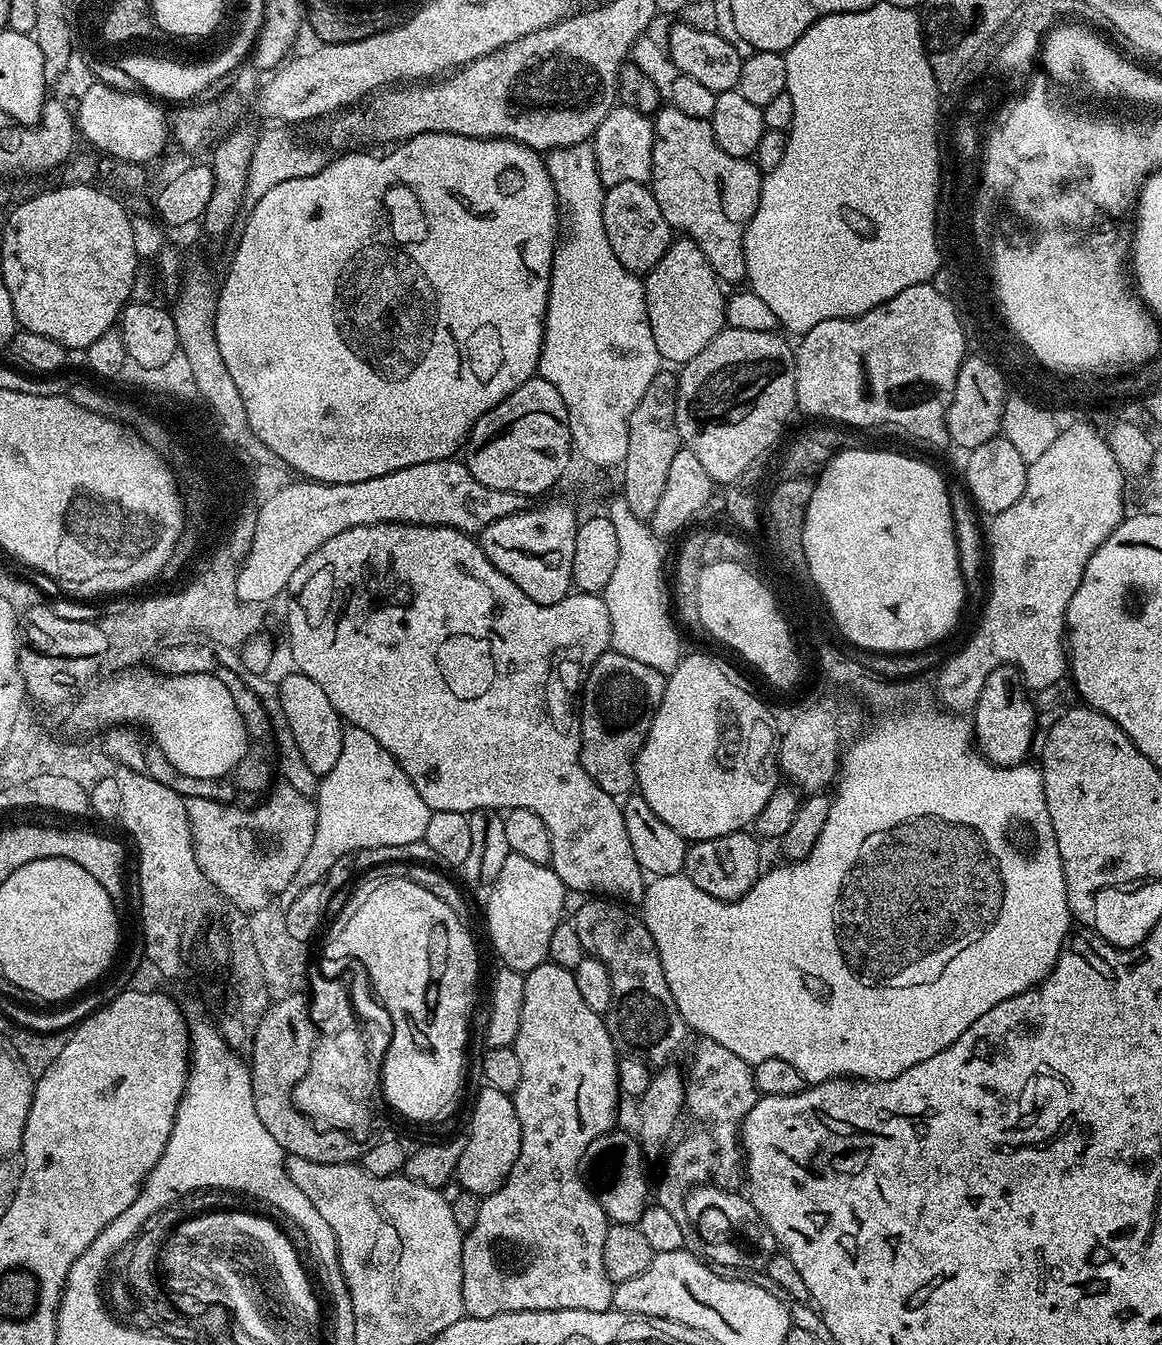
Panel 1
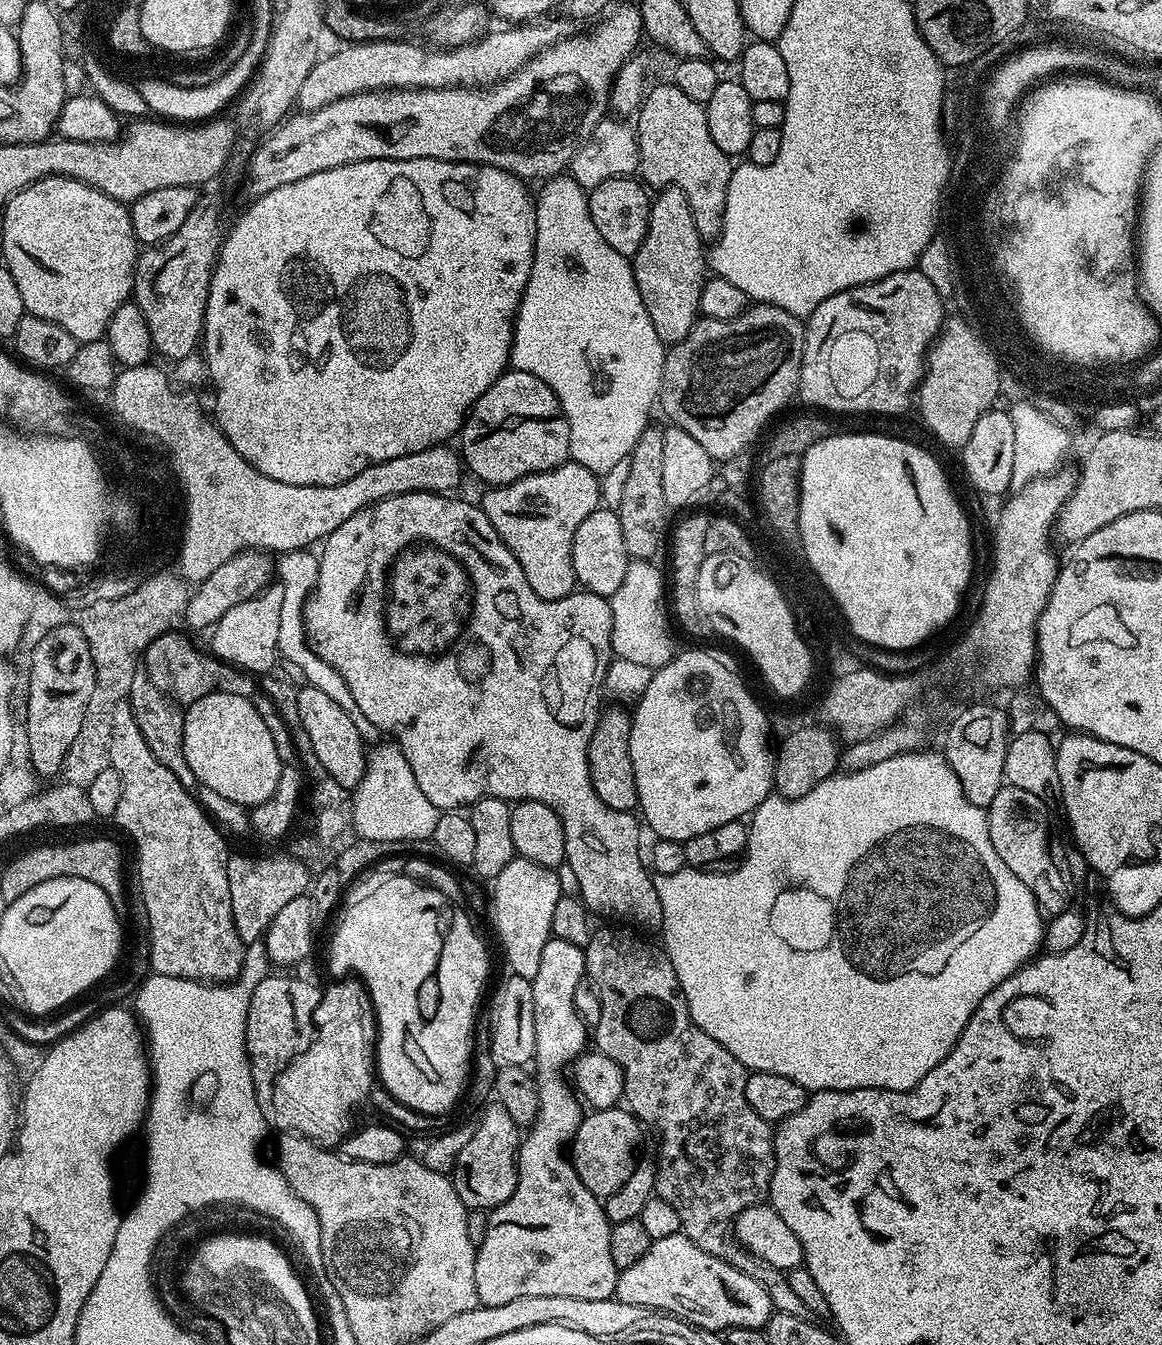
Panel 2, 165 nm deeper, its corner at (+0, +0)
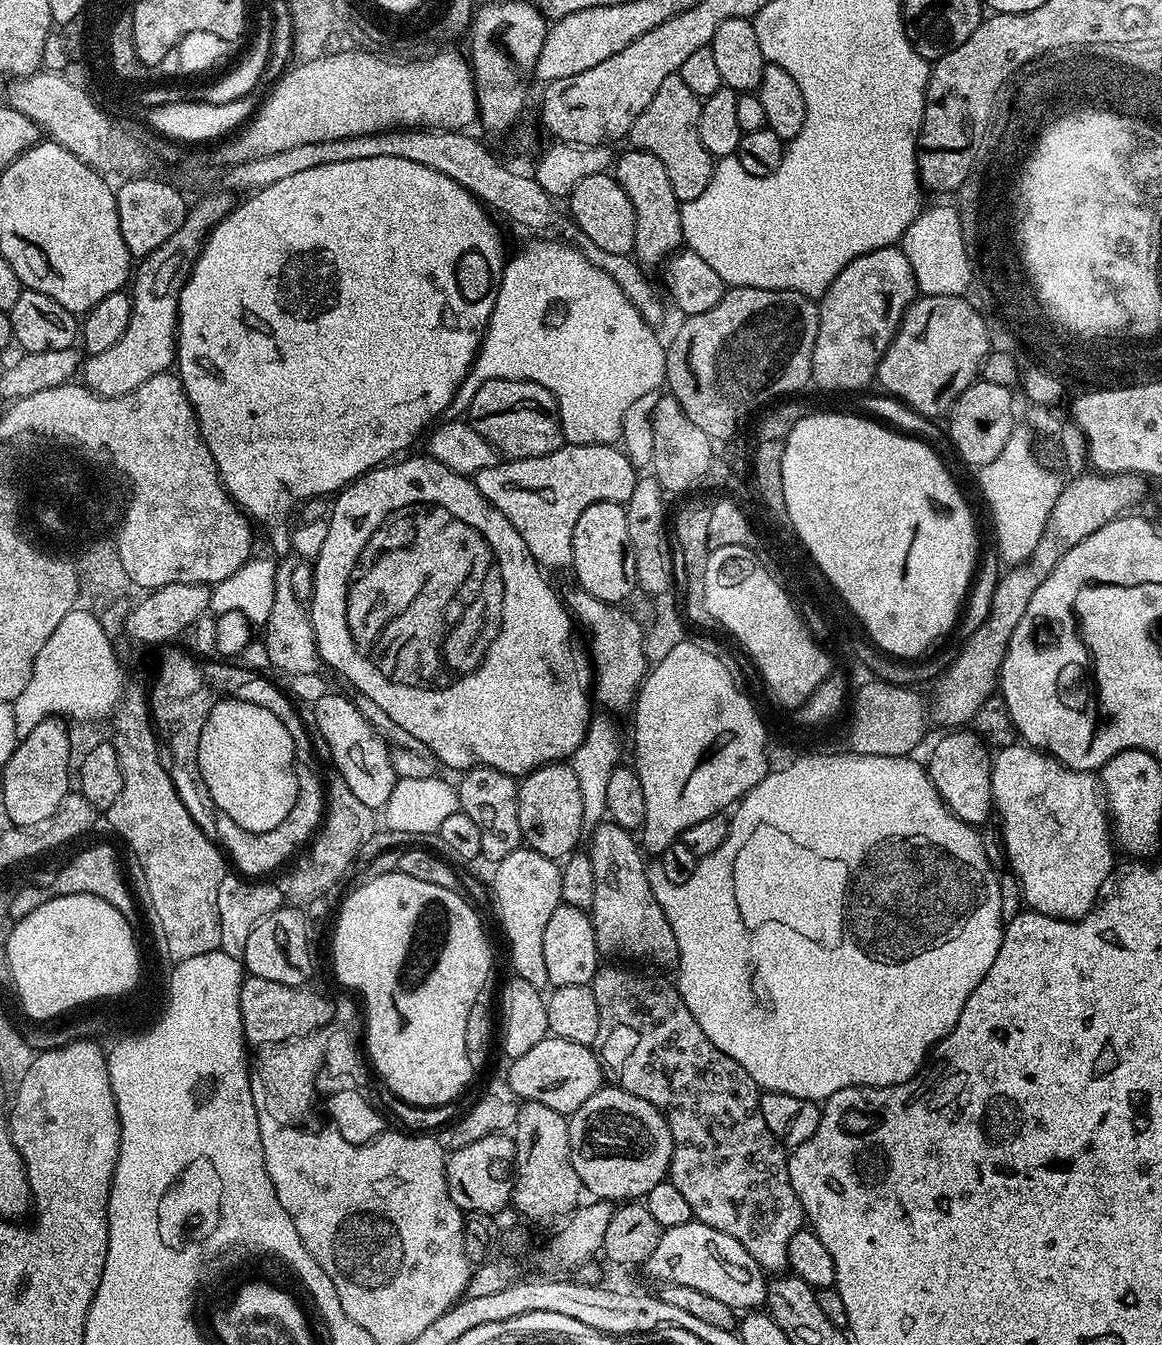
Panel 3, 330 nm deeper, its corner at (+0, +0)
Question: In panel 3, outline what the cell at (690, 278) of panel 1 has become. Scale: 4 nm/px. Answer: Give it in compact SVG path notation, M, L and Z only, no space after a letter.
M629 147L627 151L615 157L614 175L616 181L622 186L622 190L626 190L634 206L636 219L634 256L641 265L657 264L660 266L684 244L682 214L680 213L682 201L674 194L674 186L670 186L666 166L662 166L662 162L654 158L654 154L634 147Z

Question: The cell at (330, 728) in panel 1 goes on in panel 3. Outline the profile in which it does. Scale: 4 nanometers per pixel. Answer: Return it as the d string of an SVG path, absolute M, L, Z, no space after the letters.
M328 692L314 701L314 707L318 730L322 730L322 738L326 738L326 746L332 755L331 767L336 767L333 769L365 806L374 810L383 809L397 782L391 765L391 751L384 737L358 712L354 700L348 696L346 698L336 692Z

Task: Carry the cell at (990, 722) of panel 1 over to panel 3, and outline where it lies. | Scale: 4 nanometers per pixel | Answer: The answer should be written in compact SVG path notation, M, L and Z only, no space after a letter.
M968 730L949 731L932 748L926 759L926 771L942 802L962 822L973 826L989 823L994 812L992 802L992 756L989 745Z

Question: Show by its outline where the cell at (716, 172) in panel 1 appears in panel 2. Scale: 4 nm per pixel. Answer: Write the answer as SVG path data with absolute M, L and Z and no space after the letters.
M674 83L656 84L653 88L651 85L635 113L634 127L640 151L638 172L643 183L652 190L682 190L686 202L690 202L700 239L715 241L724 225L726 194L734 164L725 152L718 150L714 138L710 138L707 107L682 94Z

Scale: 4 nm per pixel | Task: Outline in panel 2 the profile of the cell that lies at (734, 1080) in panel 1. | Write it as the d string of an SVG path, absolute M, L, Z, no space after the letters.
M604 928L601 932L600 929L593 931L590 942L583 949L584 970L587 979L592 981L592 989L598 994L598 1002L602 1002L602 1018L598 1018L598 1022L594 1026L595 1051L612 1058L621 1067L625 1078L624 1097L622 1100L628 1111L647 1127L649 1124L650 1127L657 1128L660 1131L660 1156L657 1155L655 1157L655 1195L660 1196L666 1202L670 1202L670 1206L674 1206L674 1211L676 1211L680 1219L680 1232L688 1236L690 1242L694 1242L694 1246L698 1246L698 1250L706 1250L706 1254L710 1254L714 1258L734 1266L734 1270L742 1270L742 1274L750 1274L750 1278L754 1278L754 1282L758 1282L764 1287L775 1311L794 1314L794 1318L809 1319L810 1314L806 1310L806 1305L794 1295L794 1290L790 1290L790 1282L787 1275L781 1272L780 1269L770 1266L762 1258L755 1256L749 1248L745 1248L743 1244L737 1242L732 1233L736 1216L742 1214L742 1210L761 1203L767 1197L768 1187L772 1181L774 1166L776 1165L773 1125L769 1121L758 1118L758 1114L754 1114L754 1110L750 1110L750 1102L746 1102L746 1078L748 1077L749 1069L745 1068L741 1060L734 1058L734 1054L730 1054L730 1050L726 1050L726 1046L722 1046L714 1038L710 1038L710 1034L706 1034L693 1022L688 1003L680 989L678 974L674 974L674 966L663 947L656 945L655 948L654 945L647 944L644 940L635 940L634 937L627 936L624 932L611 932L610 929Z

